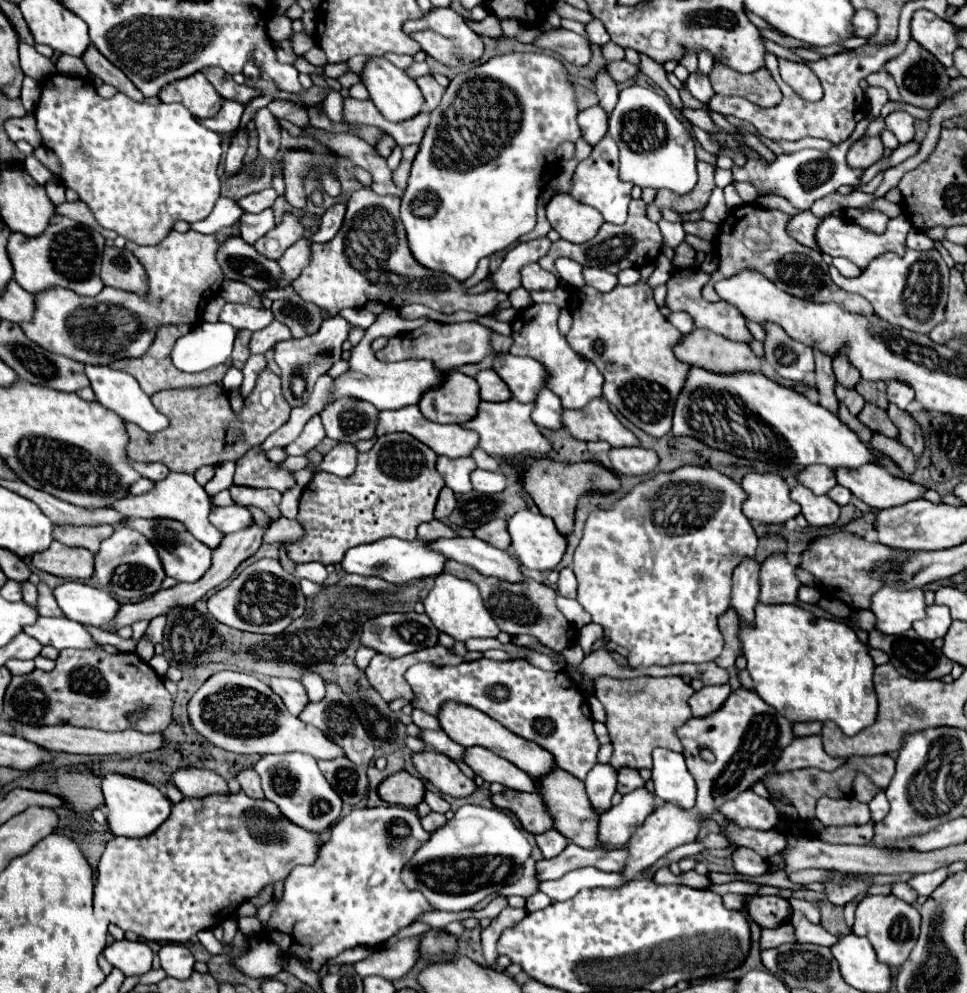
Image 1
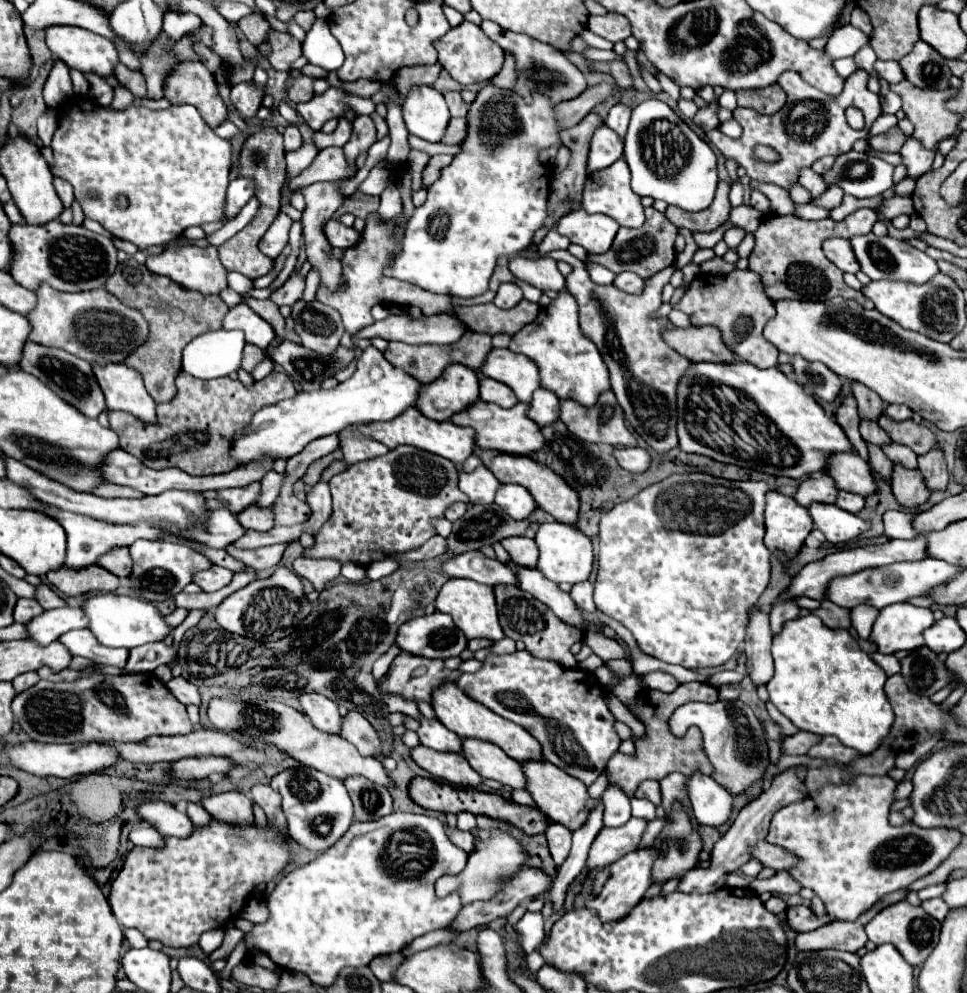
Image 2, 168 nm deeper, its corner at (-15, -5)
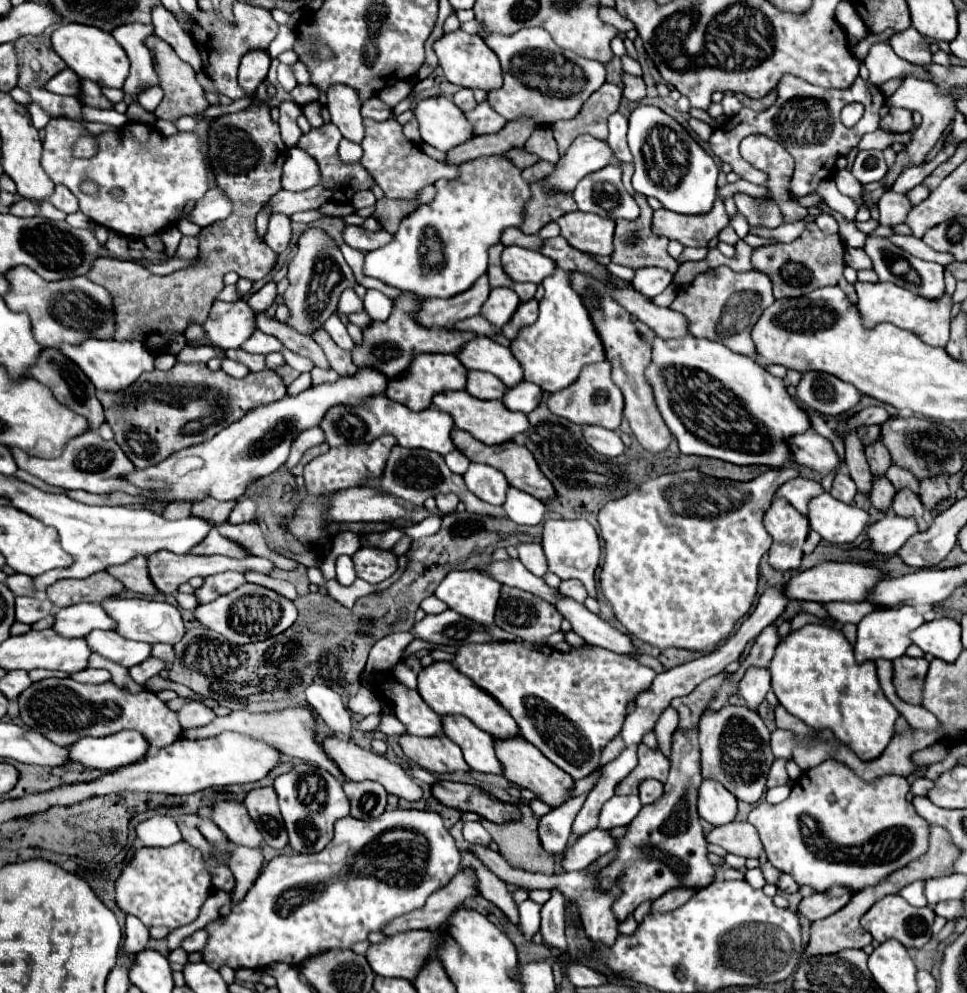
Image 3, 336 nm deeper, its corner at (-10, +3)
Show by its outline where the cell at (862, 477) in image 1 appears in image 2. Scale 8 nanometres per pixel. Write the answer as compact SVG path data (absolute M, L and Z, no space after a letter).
M833 454L833 458L829 458L827 474L835 480L839 490L859 496L871 496L877 492L873 472L859 454Z

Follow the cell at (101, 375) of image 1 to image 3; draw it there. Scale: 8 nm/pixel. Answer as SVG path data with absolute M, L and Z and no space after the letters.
M88 338L86 342L80 342L80 344L64 344L62 342L62 346L56 346L56 348L66 358L70 358L74 364L78 364L78 368L88 376L88 380L98 390L114 390L114 392L124 390L124 388L132 386L144 370L154 370L154 356L138 340L118 342L118 340Z

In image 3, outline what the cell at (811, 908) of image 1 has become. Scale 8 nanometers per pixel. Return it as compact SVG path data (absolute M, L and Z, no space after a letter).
M826 760L820 766L806 770L796 780L788 800L782 804L768 804L766 800L758 802L748 814L748 822L756 826L768 862L790 874L798 884L808 884L818 892L824 892L834 884L860 892L868 886L876 886L882 878L910 864L928 850L930 826L916 814L912 802L904 798L908 790L910 784L902 776L882 776L876 782L866 784L848 766L836 760Z

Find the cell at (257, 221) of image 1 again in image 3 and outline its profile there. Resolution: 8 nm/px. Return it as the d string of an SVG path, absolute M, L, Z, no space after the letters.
M274 214L270 216L270 224L268 224L268 232L266 232L266 244L274 250L274 252L284 252L290 244L292 238L292 228L290 228L290 218L284 214Z

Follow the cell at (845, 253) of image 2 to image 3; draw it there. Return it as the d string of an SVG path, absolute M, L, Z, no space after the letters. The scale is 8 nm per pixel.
M847 247L845 249L844 260L854 270L872 270L872 262L870 262L870 258L868 258L868 254L864 250Z

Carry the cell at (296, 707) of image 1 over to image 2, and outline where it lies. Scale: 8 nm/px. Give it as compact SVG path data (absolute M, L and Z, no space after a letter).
M301 692L299 694L299 704L303 714L311 720L311 724L327 734L337 734L339 724L341 724L341 714L337 710L337 704L331 702L323 694L315 692Z

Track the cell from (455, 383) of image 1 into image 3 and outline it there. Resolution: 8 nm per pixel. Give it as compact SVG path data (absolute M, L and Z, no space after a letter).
M418 354L416 362L410 364L408 374L402 374L394 380L388 380L386 396L390 400L396 400L410 410L426 410L432 406L432 396L444 390L464 390L466 386L466 368L460 364L460 360L454 354Z

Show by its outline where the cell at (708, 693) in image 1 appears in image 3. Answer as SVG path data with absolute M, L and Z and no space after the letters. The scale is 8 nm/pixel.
M724 706L720 712L706 710L700 718L702 778L718 780L738 800L756 804L766 788L766 776L774 762L770 732L756 712L744 706Z

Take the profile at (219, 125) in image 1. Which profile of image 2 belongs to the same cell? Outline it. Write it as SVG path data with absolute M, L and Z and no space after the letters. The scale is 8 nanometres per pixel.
M241 82L231 86L231 104L239 118L249 120L257 114L263 98L263 88L255 86L255 82Z

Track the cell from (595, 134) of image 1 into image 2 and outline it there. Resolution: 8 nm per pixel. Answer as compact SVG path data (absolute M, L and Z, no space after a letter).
M605 124L599 126L599 130L595 130L591 140L591 152L587 162L589 174L603 170L603 166L611 166L621 156L623 156L623 140L619 138L619 134L611 132L611 128Z

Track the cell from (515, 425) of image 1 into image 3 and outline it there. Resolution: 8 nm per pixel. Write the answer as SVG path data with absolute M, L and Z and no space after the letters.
M438 392L432 398L432 406L450 414L456 428L470 432L476 440L484 442L484 444L502 444L512 440L516 434L520 434L528 430L530 427L527 415L522 412L512 412L505 406L502 406L501 400L476 400L472 398L468 392Z

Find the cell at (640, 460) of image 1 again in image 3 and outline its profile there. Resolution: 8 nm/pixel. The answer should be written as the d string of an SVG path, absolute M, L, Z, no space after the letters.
M584 426L582 434L584 434L584 440L588 442L588 446L592 446L598 454L604 454L608 458L620 456L626 450L618 432L608 430L604 426Z

